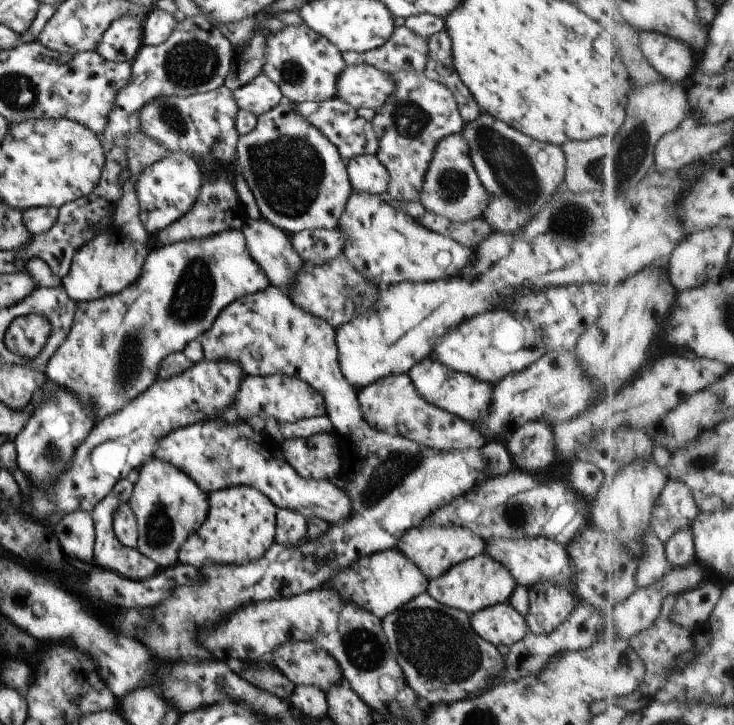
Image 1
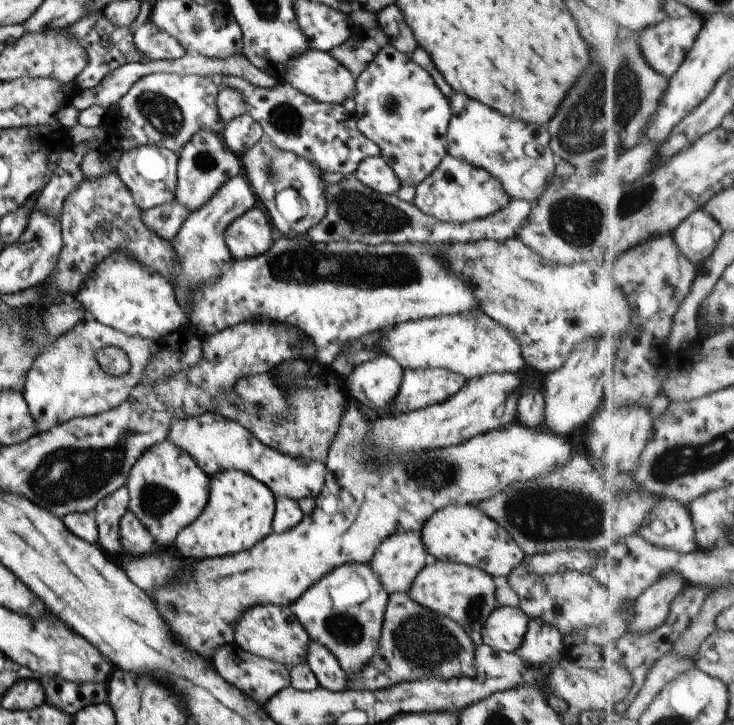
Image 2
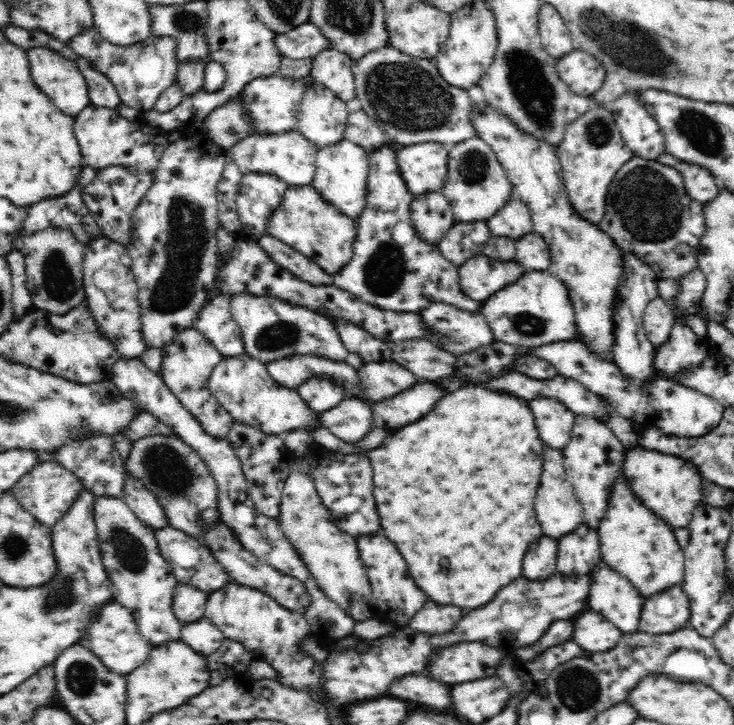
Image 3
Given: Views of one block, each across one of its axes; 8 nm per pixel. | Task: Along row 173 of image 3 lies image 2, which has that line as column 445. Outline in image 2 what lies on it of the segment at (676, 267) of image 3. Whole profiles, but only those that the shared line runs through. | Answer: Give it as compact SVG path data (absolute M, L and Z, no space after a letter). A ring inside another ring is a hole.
M402 592L389 594L383 620L375 654L362 671L347 676L346 690L378 691L420 678L449 680L475 676L475 645L466 630L454 620L422 608Z

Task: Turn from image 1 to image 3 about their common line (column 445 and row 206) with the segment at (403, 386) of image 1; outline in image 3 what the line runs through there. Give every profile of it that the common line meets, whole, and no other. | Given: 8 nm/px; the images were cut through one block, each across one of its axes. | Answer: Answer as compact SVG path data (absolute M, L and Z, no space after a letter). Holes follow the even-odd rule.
M441 191L413 195L410 212L414 232L424 243L436 246L456 223L450 203Z

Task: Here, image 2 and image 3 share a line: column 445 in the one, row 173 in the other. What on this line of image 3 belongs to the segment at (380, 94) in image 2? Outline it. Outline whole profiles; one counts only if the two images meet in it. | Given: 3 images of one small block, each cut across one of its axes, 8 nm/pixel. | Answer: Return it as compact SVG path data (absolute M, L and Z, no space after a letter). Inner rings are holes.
M112 165L97 172L92 184L88 184L86 188L79 188L84 204L104 236L124 247L132 243L132 230L134 230L132 214L156 181L156 172L157 170L155 172L136 172L135 174L123 166Z

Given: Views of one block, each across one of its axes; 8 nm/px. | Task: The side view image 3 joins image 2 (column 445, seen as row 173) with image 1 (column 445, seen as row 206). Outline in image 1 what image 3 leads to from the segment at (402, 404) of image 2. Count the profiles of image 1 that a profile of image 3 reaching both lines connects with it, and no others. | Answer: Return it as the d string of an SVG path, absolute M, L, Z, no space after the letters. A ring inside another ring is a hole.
M430 356L417 362L407 373L418 394L423 396L430 404L467 420L473 426L486 418L492 398L493 386L491 383L448 368L445 364Z

